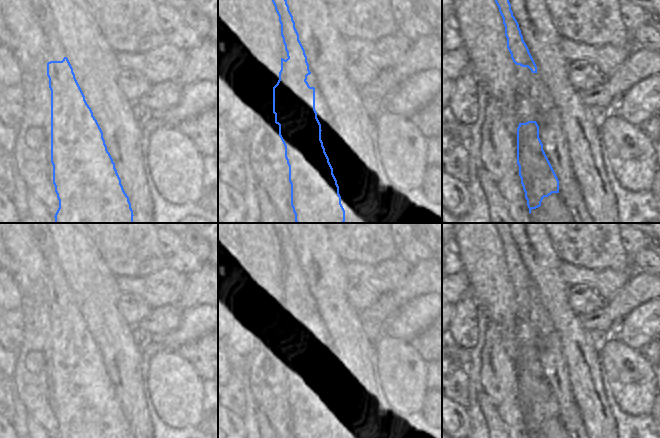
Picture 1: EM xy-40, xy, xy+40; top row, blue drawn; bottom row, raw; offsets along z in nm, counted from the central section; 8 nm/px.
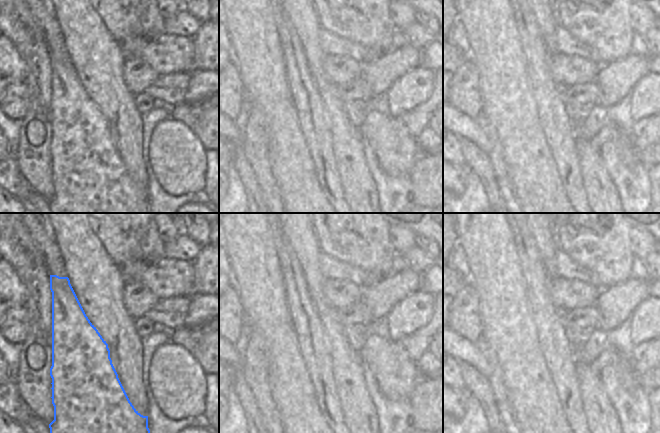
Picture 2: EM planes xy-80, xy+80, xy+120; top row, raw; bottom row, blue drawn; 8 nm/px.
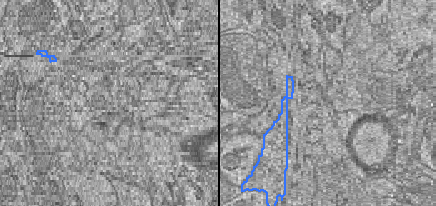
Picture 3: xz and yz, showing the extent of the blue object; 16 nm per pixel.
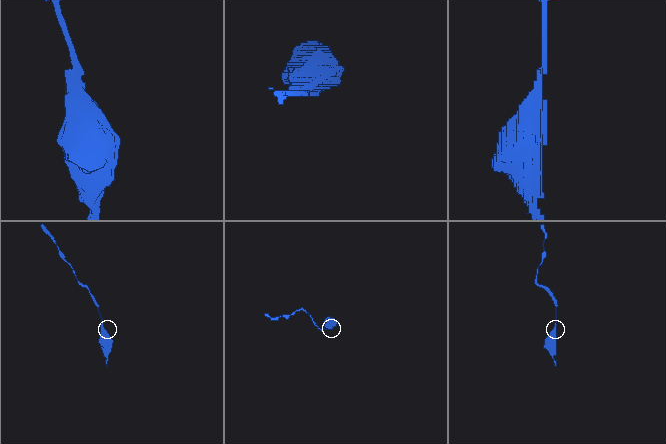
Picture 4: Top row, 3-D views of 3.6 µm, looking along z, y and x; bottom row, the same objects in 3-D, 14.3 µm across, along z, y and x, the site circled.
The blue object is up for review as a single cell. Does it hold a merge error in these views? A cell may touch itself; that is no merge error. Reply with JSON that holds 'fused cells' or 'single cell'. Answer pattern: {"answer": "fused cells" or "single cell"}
{"answer": "fused cells"}

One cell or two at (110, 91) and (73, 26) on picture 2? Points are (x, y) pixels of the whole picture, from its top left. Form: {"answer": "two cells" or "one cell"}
{"answer": "one cell"}

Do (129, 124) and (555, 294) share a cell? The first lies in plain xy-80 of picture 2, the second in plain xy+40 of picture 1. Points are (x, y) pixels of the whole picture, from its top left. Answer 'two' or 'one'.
one

